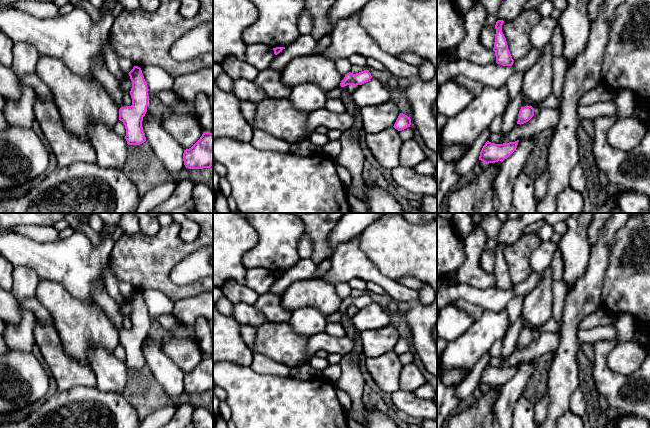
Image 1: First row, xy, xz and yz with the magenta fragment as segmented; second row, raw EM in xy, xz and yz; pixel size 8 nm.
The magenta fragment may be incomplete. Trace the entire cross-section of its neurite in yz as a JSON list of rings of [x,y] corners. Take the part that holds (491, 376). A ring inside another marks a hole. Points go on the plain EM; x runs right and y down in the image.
[[[519,364],[515,366],[495,368],[487,365],[480,376],[479,384],[486,388],[498,385],[503,386],[516,374],[518,366]]]

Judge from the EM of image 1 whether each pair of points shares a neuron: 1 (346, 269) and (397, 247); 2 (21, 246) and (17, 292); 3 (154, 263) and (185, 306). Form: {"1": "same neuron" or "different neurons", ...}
{"1": "different neurons", "2": "different neurons", "3": "different neurons"}

